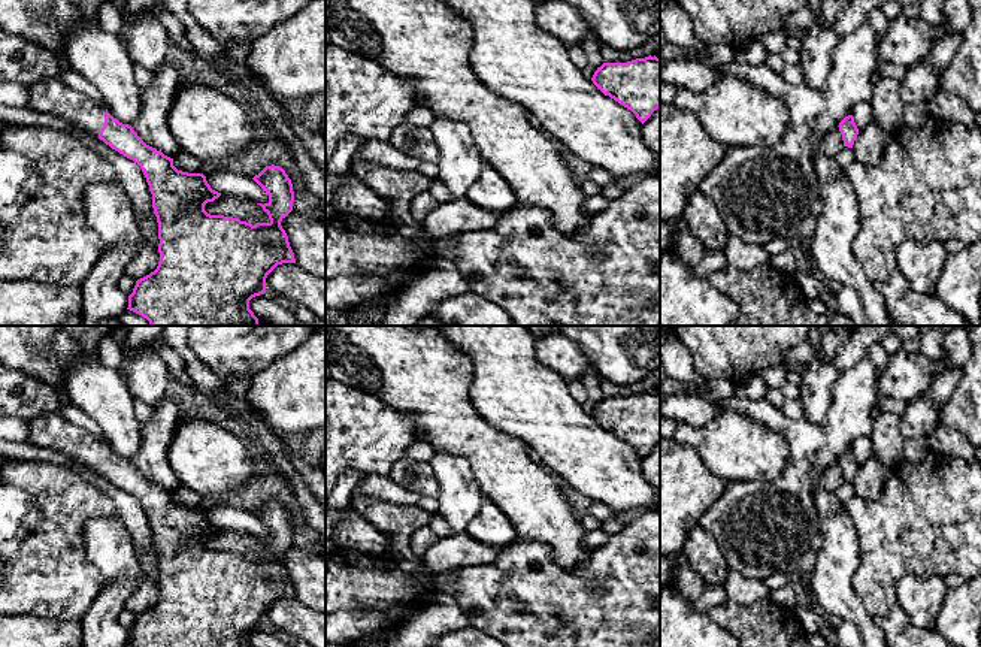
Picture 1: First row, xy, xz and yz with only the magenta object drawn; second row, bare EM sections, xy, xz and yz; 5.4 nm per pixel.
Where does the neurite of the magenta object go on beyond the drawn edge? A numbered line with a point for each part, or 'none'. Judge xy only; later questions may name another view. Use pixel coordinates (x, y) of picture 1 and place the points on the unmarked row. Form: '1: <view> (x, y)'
1: xy (53, 431)

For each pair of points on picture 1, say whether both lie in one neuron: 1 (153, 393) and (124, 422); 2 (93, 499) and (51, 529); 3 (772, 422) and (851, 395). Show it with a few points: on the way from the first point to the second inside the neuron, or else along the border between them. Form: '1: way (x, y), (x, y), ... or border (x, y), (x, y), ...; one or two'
1: border (124, 381), (135, 399); two
2: way (82, 501), (61, 519); one
3: way (795, 431), (801, 434), (824, 434), (841, 417); one

